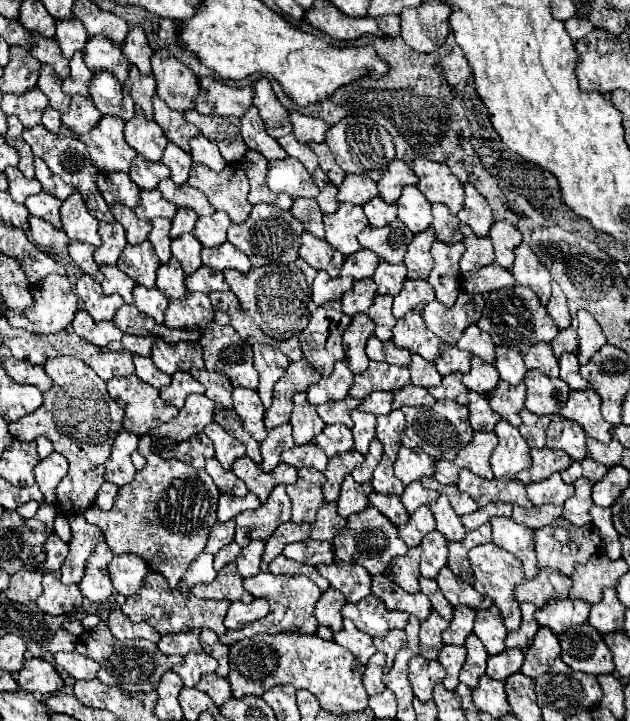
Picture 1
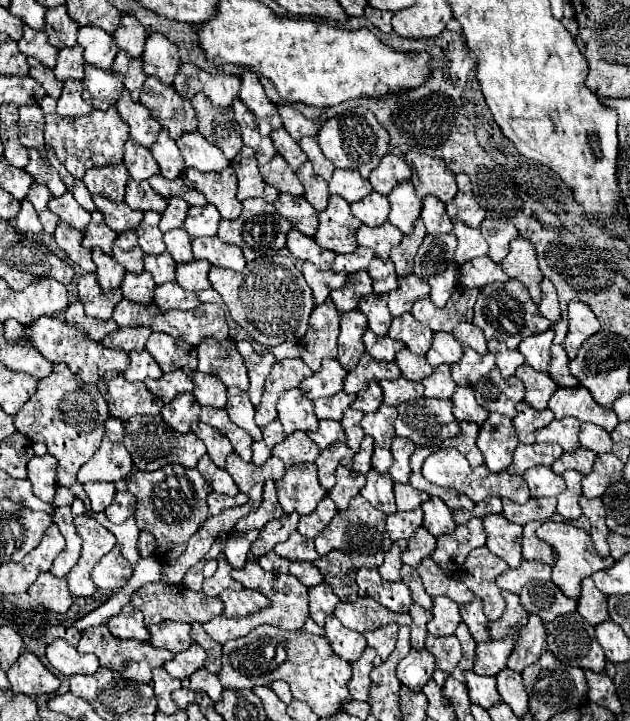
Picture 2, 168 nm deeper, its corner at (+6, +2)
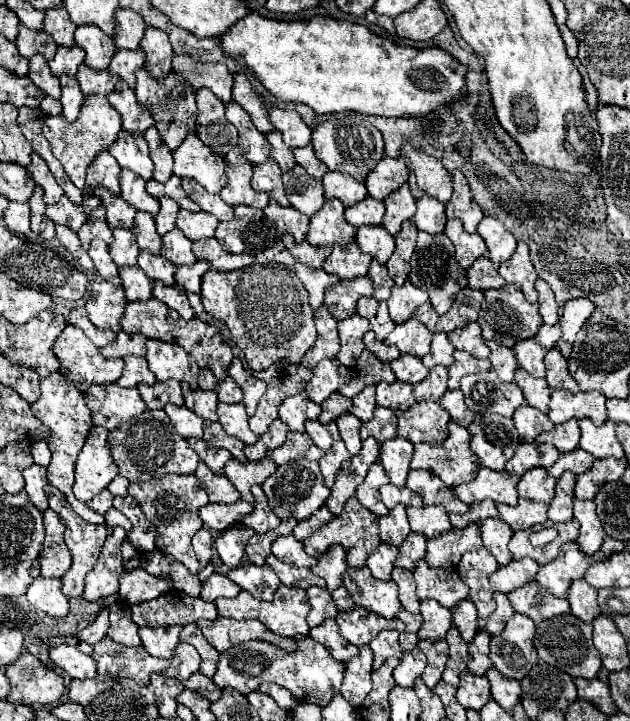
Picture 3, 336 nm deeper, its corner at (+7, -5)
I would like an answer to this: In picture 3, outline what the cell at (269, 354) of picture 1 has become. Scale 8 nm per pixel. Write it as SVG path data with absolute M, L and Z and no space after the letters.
M236 357L234 361L232 361L232 365L230 365L230 369L228 369L228 375L236 381L236 385L242 389L242 393L244 393L244 405L246 405L246 413L252 417L252 413L256 411L256 405L258 405L258 401L260 401L260 397L264 395L264 391L266 391L266 383L264 381L260 381L260 379L256 379L254 375L250 375L246 369L244 369L244 365L242 365L242 361Z

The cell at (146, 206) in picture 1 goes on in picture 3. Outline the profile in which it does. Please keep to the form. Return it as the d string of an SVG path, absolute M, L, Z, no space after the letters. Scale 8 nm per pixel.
M122 171L120 173L120 187L122 187L122 197L124 201L128 201L136 211L146 211L156 215L160 211L158 199L154 199L148 191L146 191L146 181L142 177L138 177L132 171Z

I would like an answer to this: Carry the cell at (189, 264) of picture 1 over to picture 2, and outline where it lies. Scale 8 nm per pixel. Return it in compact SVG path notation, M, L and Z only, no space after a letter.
M175 228L169 230L165 234L165 244L167 244L167 252L173 256L173 260L177 264L185 264L185 262L193 262L193 252L191 252L191 238L183 228Z

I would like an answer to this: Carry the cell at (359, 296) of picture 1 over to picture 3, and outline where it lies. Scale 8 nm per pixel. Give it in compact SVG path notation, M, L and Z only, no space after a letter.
M368 275L350 279L350 281L338 281L336 285L332 285L326 291L324 305L338 321L342 321L356 313L356 301L364 295L366 297L372 295L372 279Z

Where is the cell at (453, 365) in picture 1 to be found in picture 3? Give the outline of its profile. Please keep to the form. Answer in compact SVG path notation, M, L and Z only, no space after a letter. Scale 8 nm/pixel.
M436 333L436 335L432 337L432 349L430 349L430 353L422 359L422 363L424 363L428 369L432 369L432 367L436 367L436 365L450 367L452 361L454 361L452 353L454 353L454 347L452 347L452 343L448 341L448 335L446 335L446 333Z

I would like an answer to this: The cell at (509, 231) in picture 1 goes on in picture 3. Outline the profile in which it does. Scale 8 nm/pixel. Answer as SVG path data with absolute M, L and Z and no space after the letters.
M484 217L478 225L478 233L486 241L488 257L494 265L500 265L512 257L516 249L516 239L510 231L506 231L506 227L500 221L496 221L494 217Z

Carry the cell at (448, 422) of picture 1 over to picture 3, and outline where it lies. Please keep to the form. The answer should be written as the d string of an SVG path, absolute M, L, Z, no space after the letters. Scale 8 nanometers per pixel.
M416 403L408 411L396 411L398 435L412 443L438 445L448 435L450 415L438 403Z

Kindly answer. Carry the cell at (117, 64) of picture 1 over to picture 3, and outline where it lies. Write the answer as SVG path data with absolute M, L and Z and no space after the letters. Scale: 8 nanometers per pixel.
M80 25L76 29L76 45L86 51L86 65L90 69L108 69L112 55L116 53L116 45L112 37L108 37L96 25Z

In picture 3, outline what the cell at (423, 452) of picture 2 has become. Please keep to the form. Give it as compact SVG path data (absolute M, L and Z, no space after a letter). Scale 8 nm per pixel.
M450 421L448 437L440 445L416 443L412 469L430 469L434 471L448 487L468 483L476 477L480 463L478 457L470 451L470 433L466 427Z

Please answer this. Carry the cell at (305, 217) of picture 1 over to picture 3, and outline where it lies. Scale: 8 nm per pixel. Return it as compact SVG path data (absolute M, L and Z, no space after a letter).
M270 201L268 207L264 209L264 217L268 221L274 221L278 233L290 233L296 241L306 239L308 231L308 217L300 213L294 207L282 207L276 201Z

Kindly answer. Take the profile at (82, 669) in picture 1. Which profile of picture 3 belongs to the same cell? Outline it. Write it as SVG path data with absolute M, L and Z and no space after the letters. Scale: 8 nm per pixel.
M56 645L50 649L50 659L56 667L64 669L74 679L90 679L96 677L96 661L84 655L80 649L72 645Z

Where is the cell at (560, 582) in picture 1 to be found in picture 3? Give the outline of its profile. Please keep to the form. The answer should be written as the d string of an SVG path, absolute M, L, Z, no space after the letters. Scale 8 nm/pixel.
M512 559L508 565L500 565L490 575L490 583L492 583L494 591L508 593L508 591L524 585L526 581L534 579L536 571L538 571L536 561L532 561L532 559Z

